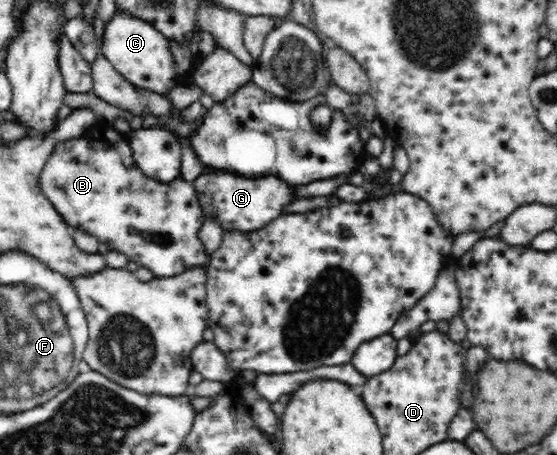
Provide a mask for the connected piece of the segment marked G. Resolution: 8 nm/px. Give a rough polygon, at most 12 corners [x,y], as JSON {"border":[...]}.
{"border":[[216,168],[192,184],[225,233],[284,215],[297,186]]}

